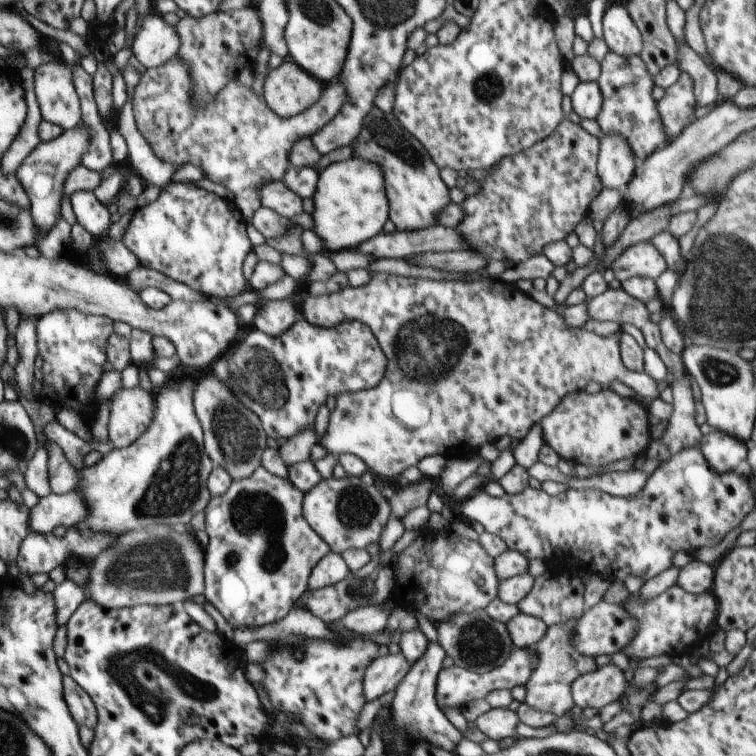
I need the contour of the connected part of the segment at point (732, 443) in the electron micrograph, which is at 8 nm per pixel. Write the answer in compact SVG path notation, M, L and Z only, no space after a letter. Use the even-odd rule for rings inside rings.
M713 430L702 437L700 449L708 464L719 473L736 470L742 460L746 460L747 445L741 440Z

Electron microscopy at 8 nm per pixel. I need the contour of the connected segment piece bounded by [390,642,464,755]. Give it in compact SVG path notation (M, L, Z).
M429 642L425 655L416 661L407 675L395 688L395 697L390 704L391 716L395 725L393 740L400 748L411 750L411 741L428 741L431 745L446 752L454 752L458 743L463 739L460 732L443 713L436 700L437 676L443 667L443 660L447 657L445 650L439 644Z

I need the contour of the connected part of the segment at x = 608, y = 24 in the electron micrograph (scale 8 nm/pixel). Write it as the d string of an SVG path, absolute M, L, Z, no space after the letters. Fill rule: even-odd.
M610 2L607 5L603 15L603 31L606 44L613 53L623 57L640 54L643 36L624 4Z

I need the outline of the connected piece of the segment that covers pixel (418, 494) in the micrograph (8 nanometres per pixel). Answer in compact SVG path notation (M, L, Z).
M424 478L420 480L420 482L410 484L410 486L398 490L398 492L388 500L388 502L390 502L390 508L392 508L392 514L402 519L410 510L427 504L432 485L432 480Z

